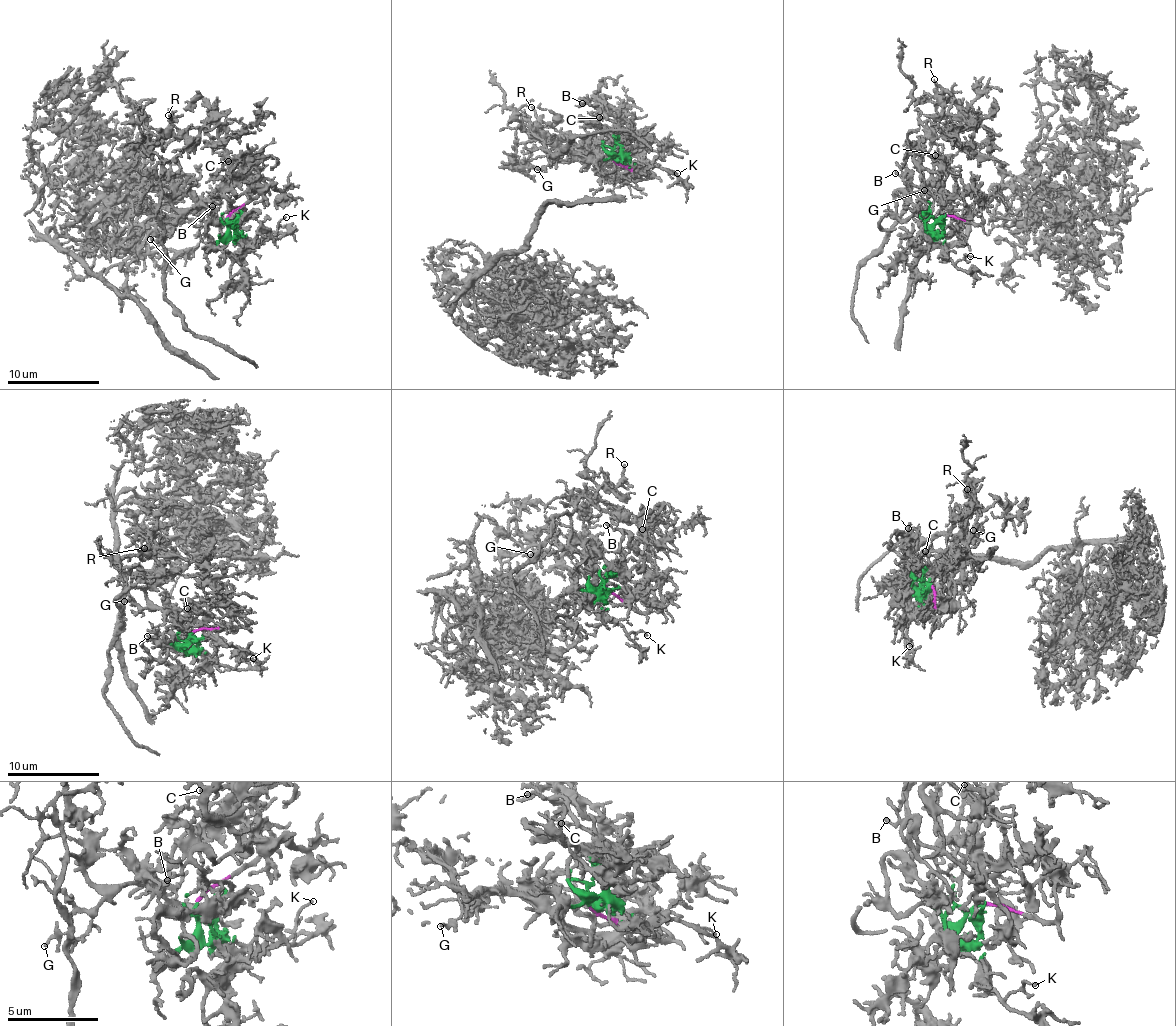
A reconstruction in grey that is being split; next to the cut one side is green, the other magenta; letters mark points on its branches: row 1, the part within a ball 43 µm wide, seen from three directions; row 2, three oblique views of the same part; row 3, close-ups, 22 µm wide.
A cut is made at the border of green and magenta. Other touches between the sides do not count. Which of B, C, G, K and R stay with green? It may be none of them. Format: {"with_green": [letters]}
{"with_green": ["B", "C", "K"]}

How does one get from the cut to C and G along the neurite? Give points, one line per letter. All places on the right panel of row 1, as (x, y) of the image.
C: (942, 216), (921, 207), (902, 179), (909, 172), (911, 181), (925, 185), (924, 171), (940, 163), (935, 154)
G: (944, 213), (967, 219), (975, 191), (948, 200), (931, 180), (925, 183), (924, 179), (925, 190)

